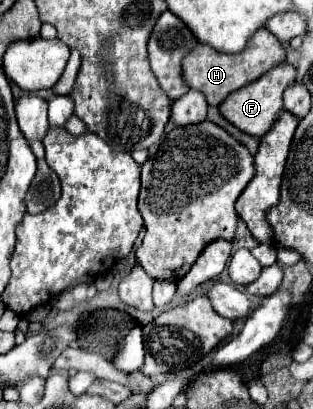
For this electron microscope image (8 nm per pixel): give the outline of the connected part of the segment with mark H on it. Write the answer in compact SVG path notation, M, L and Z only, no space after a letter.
M257 29L257 33L249 39L247 49L243 49L241 53L235 55L225 55L225 53L217 53L215 49L211 49L209 45L195 45L193 51L189 55L185 55L183 59L183 79L189 85L189 89L201 91L207 99L209 105L219 105L229 93L245 87L247 83L259 79L261 75L265 75L269 69L273 69L275 65L283 63L285 59L285 49L281 47L281 43L265 29Z

